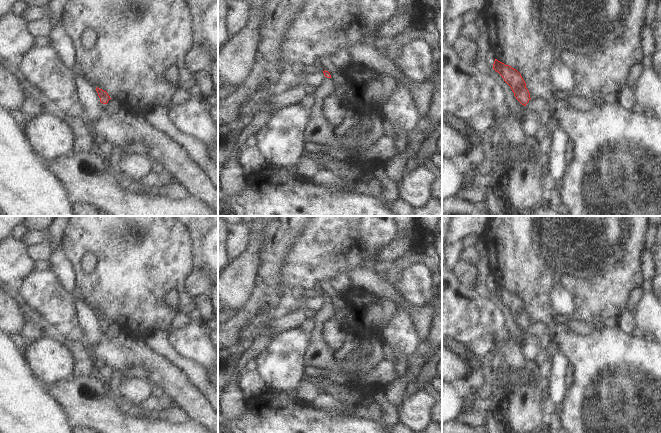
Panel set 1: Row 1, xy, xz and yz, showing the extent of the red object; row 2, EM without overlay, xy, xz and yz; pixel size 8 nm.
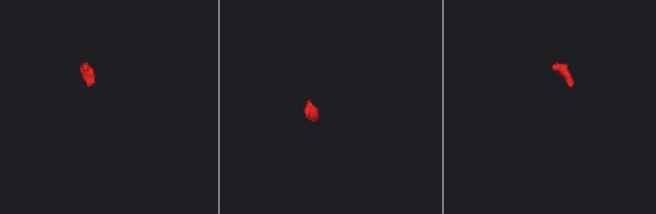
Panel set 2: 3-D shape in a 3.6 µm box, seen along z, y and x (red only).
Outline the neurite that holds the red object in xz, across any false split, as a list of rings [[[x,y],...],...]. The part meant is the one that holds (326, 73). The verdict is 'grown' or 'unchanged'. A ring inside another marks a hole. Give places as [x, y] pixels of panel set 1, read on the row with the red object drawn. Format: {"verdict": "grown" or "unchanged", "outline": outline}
{"verdict": "grown", "outline": [[[323,71],[324,80],[316,87],[314,93],[314,104],[311,108],[311,118],[306,127],[304,143],[321,142],[325,146],[341,146],[340,137],[336,128],[327,120],[324,114],[324,99],[335,92],[335,85],[332,83],[328,71]]]}

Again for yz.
{"verdict": "grown", "outline": [[[495,59],[493,69],[498,72],[504,81],[511,87],[516,99],[526,107],[526,110],[542,113],[547,105],[548,101],[543,98],[531,99],[530,93],[526,88],[526,83],[523,80],[521,74],[509,65]]]}

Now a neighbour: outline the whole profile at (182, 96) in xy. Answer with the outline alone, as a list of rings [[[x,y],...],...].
[[[180,89],[173,97],[172,101],[165,108],[170,110],[176,105],[183,105],[193,98],[192,94],[187,89]]]

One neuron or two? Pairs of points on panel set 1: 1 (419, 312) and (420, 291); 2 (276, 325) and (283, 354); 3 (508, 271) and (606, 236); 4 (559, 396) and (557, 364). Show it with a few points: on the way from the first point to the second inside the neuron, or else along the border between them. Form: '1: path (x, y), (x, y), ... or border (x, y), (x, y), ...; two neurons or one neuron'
1: border (400, 292), (416, 305), (431, 304); two neurons
2: border (298, 327), (292, 330), (285, 330), (274, 337); two neurons
3: path (532, 248), (534, 246), (582, 246); one neuron
4: path (558, 388), (558, 372); one neuron

